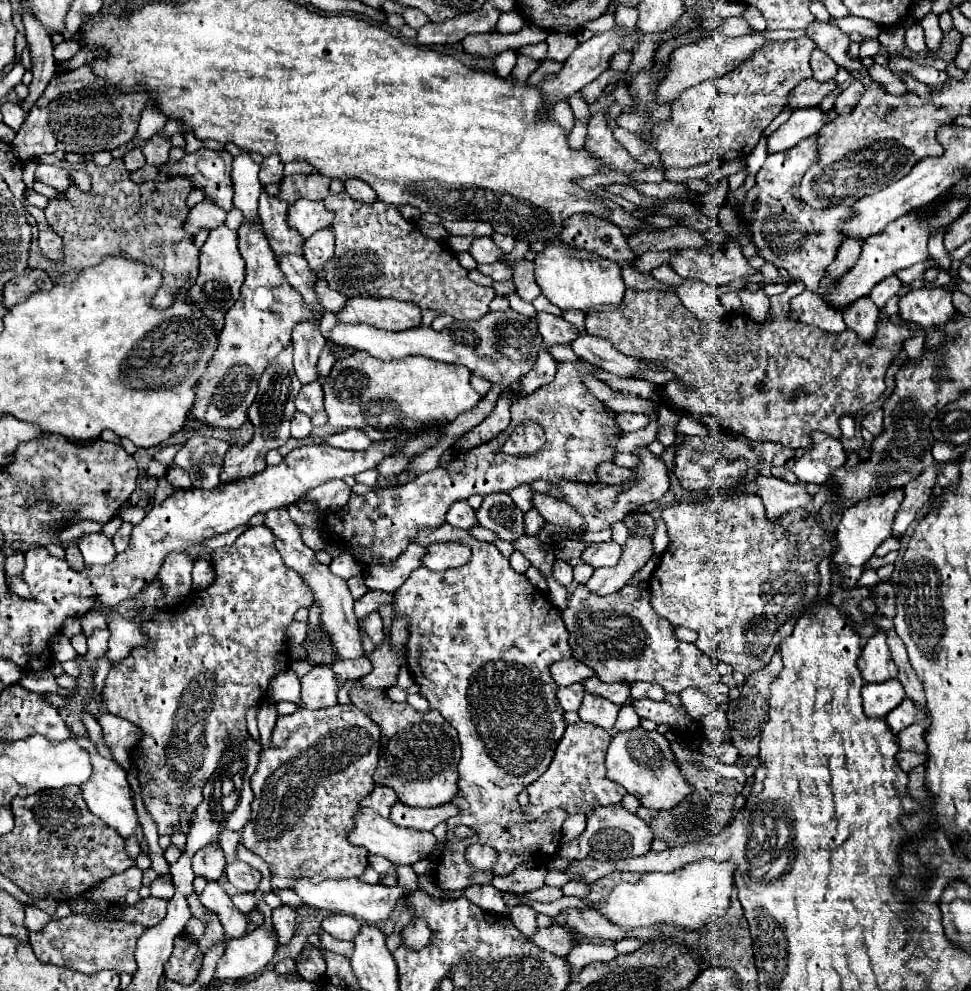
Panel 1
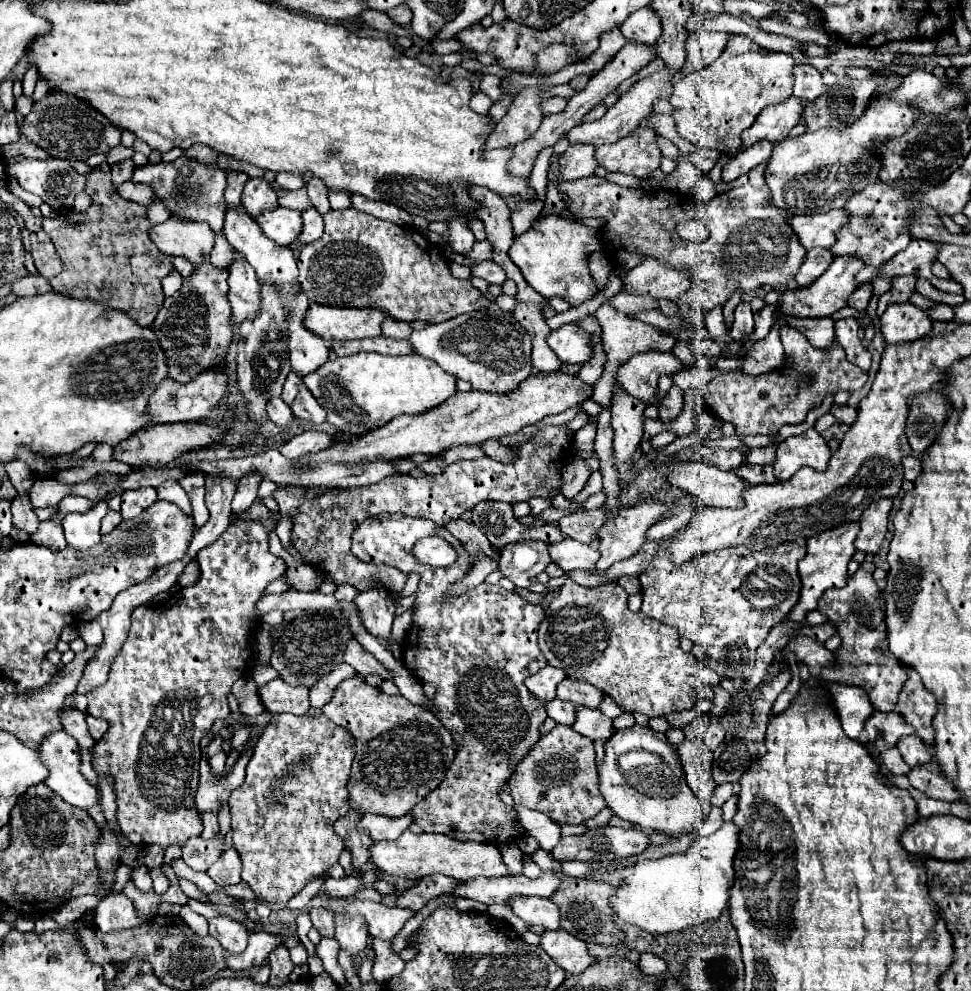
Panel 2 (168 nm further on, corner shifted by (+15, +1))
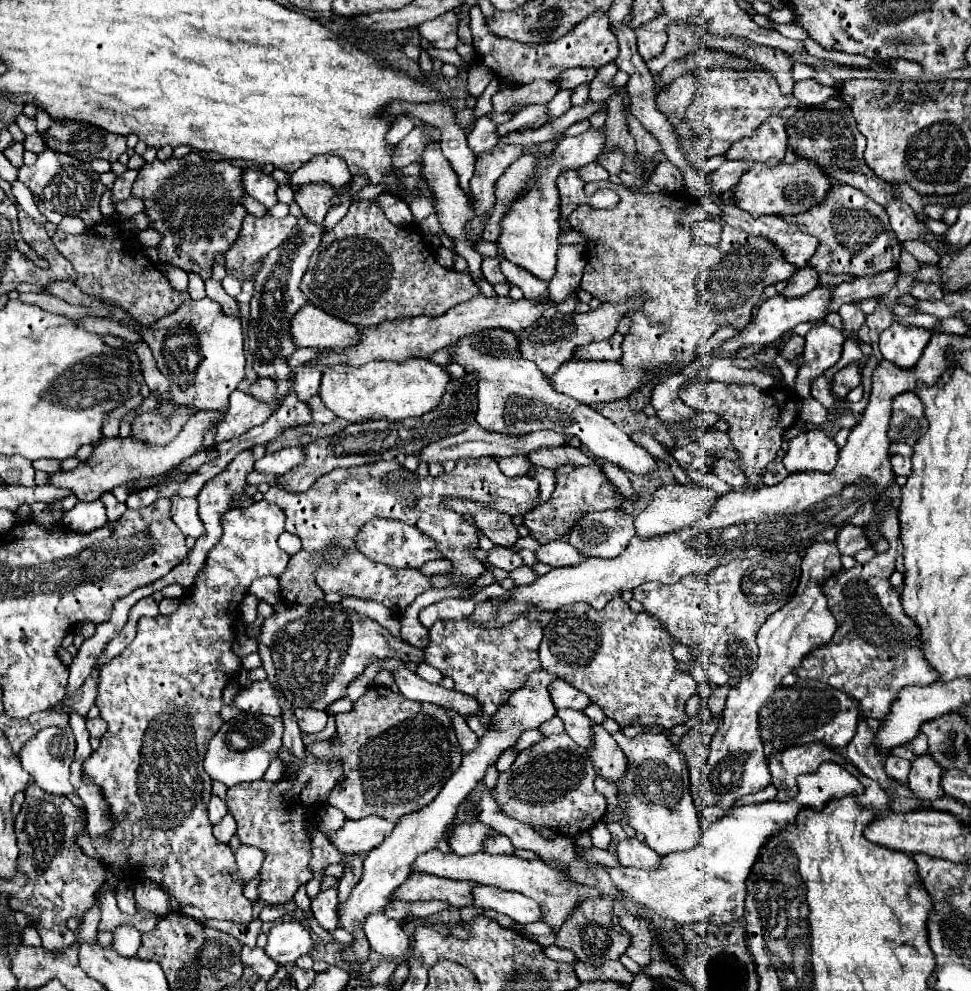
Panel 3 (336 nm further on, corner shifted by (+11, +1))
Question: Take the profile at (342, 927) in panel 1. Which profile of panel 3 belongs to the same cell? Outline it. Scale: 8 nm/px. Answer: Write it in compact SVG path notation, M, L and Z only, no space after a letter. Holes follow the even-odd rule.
M337 884L329 890L319 892L317 898L313 898L311 902L311 912L315 914L317 922L325 928L325 930L335 930L337 928Z

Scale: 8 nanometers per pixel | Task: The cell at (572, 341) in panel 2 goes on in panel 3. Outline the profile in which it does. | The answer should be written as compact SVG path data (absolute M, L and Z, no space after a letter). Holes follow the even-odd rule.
M615 332L609 340L591 342L589 346L579 348L575 354L575 360L619 360L621 342L623 342L623 336L619 332Z

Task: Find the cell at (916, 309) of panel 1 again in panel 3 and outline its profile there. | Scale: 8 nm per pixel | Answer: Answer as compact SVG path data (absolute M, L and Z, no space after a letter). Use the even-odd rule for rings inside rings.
M893 322L891 328L887 328L881 334L879 350L885 360L889 360L891 364L903 370L909 370L921 358L929 338L931 338L931 330L909 328L909 326Z

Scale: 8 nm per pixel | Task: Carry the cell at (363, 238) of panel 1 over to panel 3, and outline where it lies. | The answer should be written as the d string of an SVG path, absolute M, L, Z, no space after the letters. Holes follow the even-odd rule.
M359 200L351 204L349 212L341 222L337 222L323 234L321 244L313 252L309 268L301 280L301 292L309 298L311 304L321 308L323 312L361 328L361 326L377 326L385 320L413 318L421 314L441 316L449 308L477 296L479 288L467 272L447 270L441 264L437 264L429 244L417 230L413 232L409 228L395 226L385 218L377 202Z

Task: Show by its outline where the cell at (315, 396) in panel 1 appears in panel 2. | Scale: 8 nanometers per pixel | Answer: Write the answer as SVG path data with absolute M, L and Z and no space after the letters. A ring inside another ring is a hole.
M301 386L297 398L291 402L291 410L293 410L295 418L299 418L299 420L307 420L313 424L325 422L325 410L317 404L313 394L305 386Z

